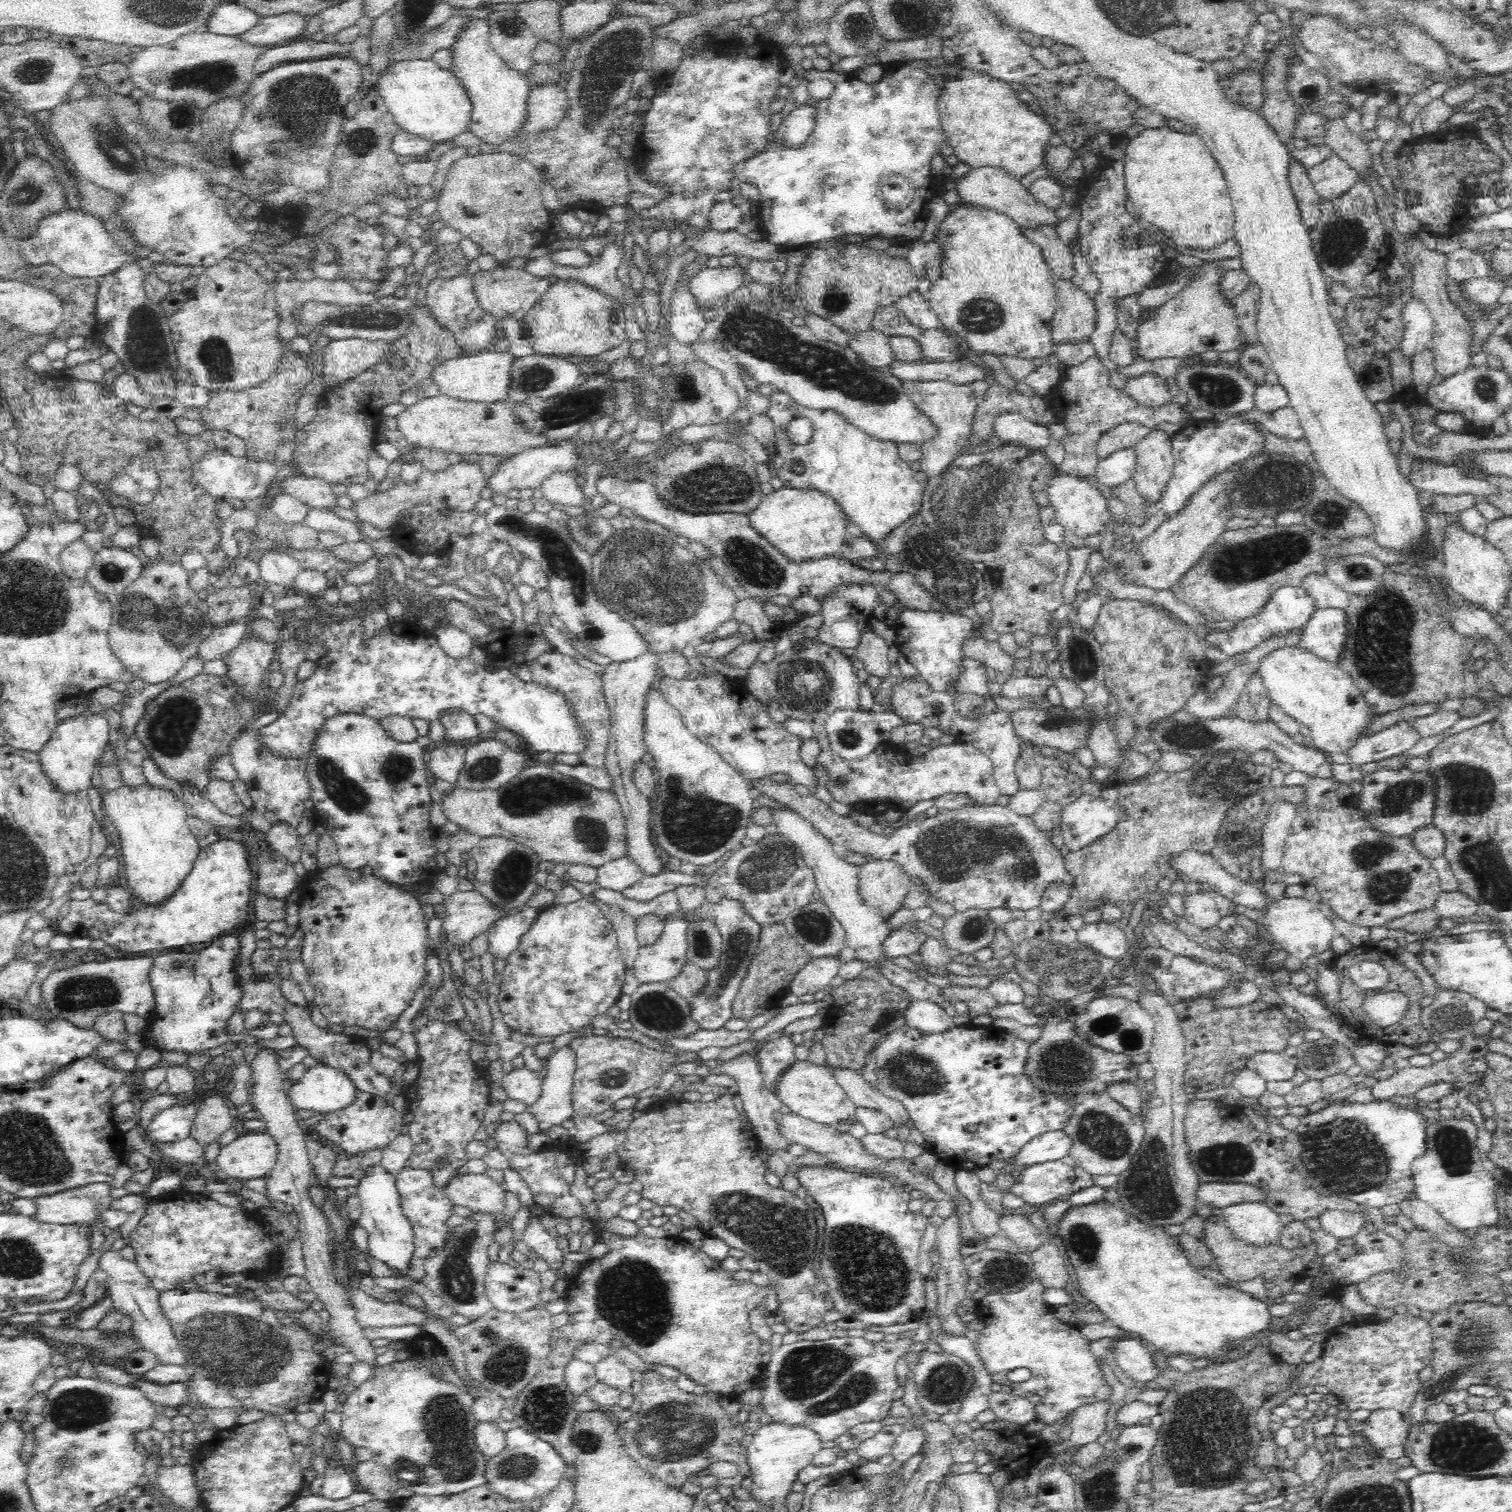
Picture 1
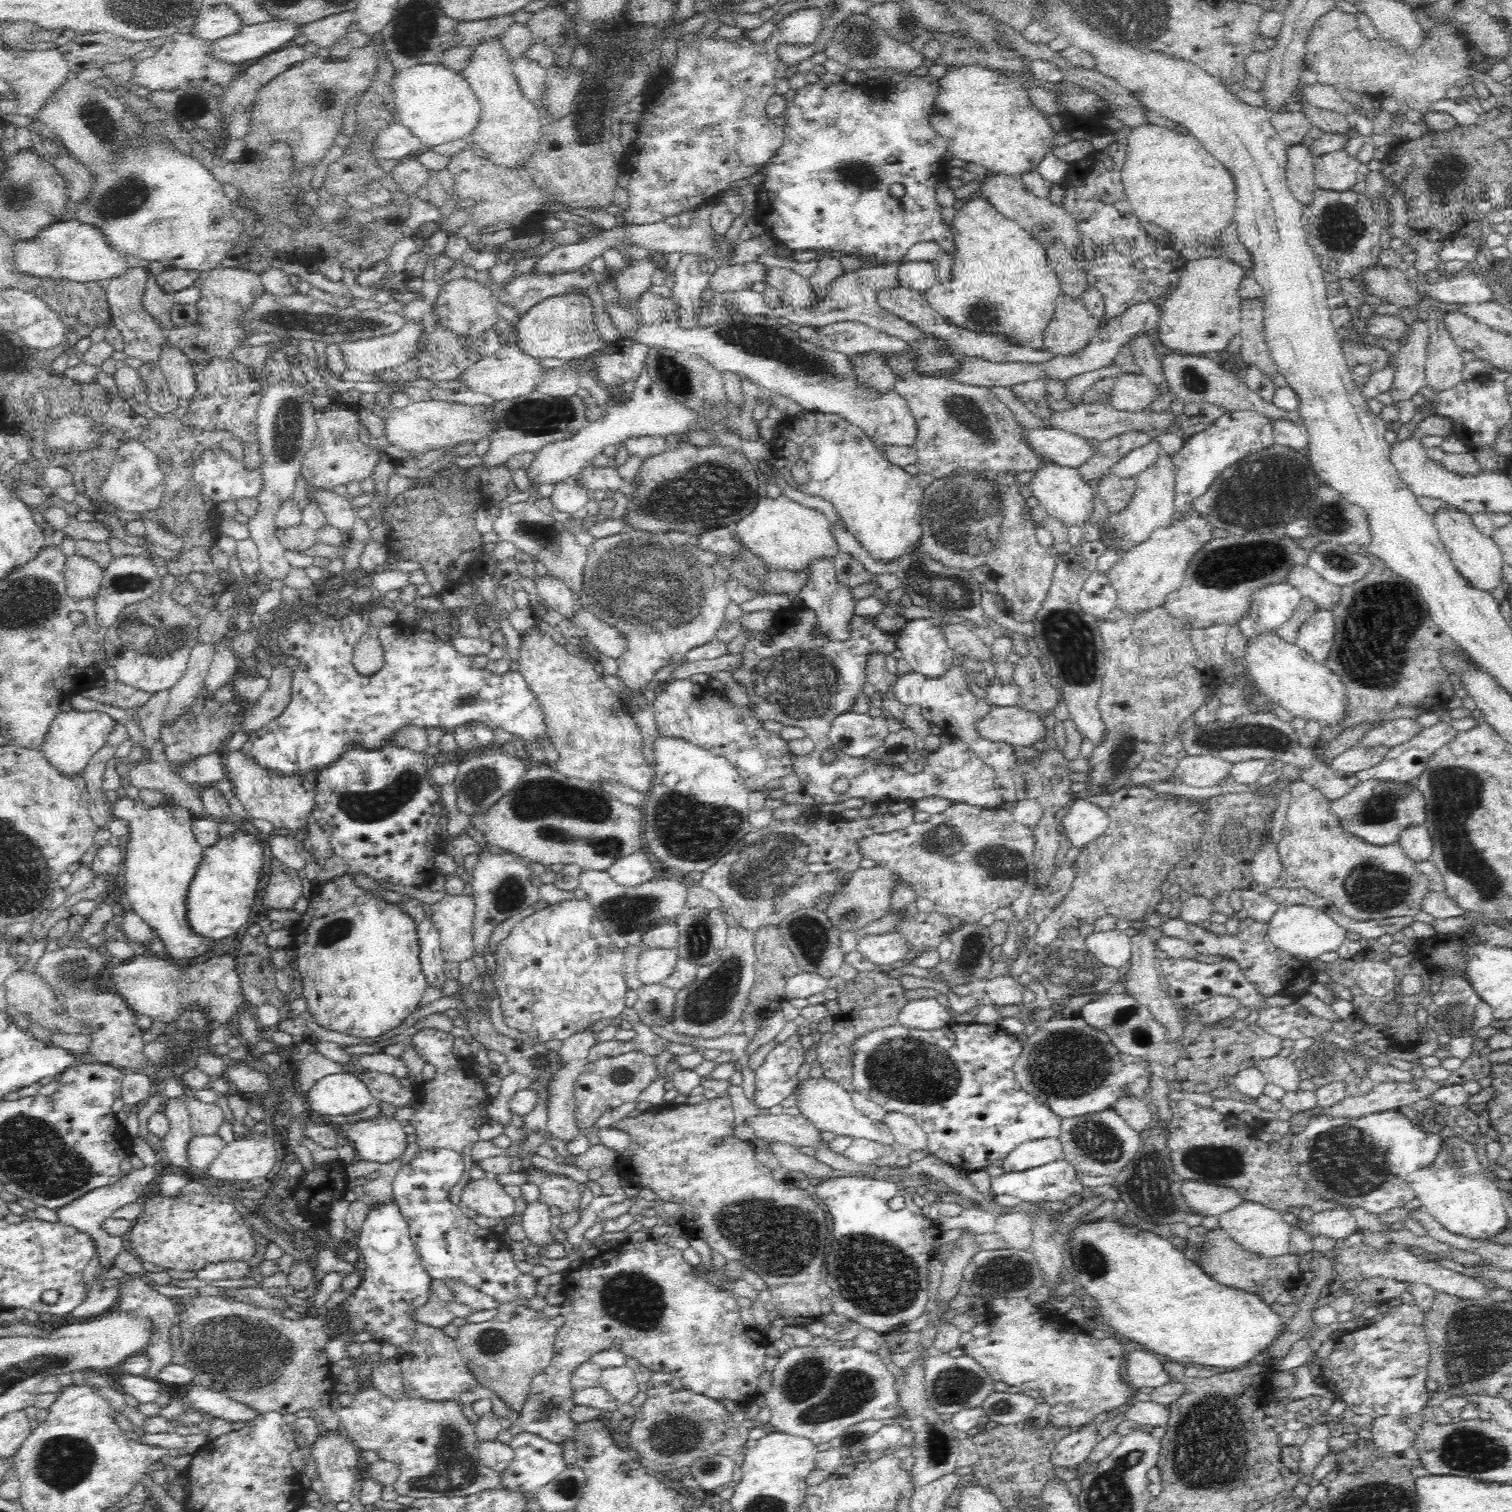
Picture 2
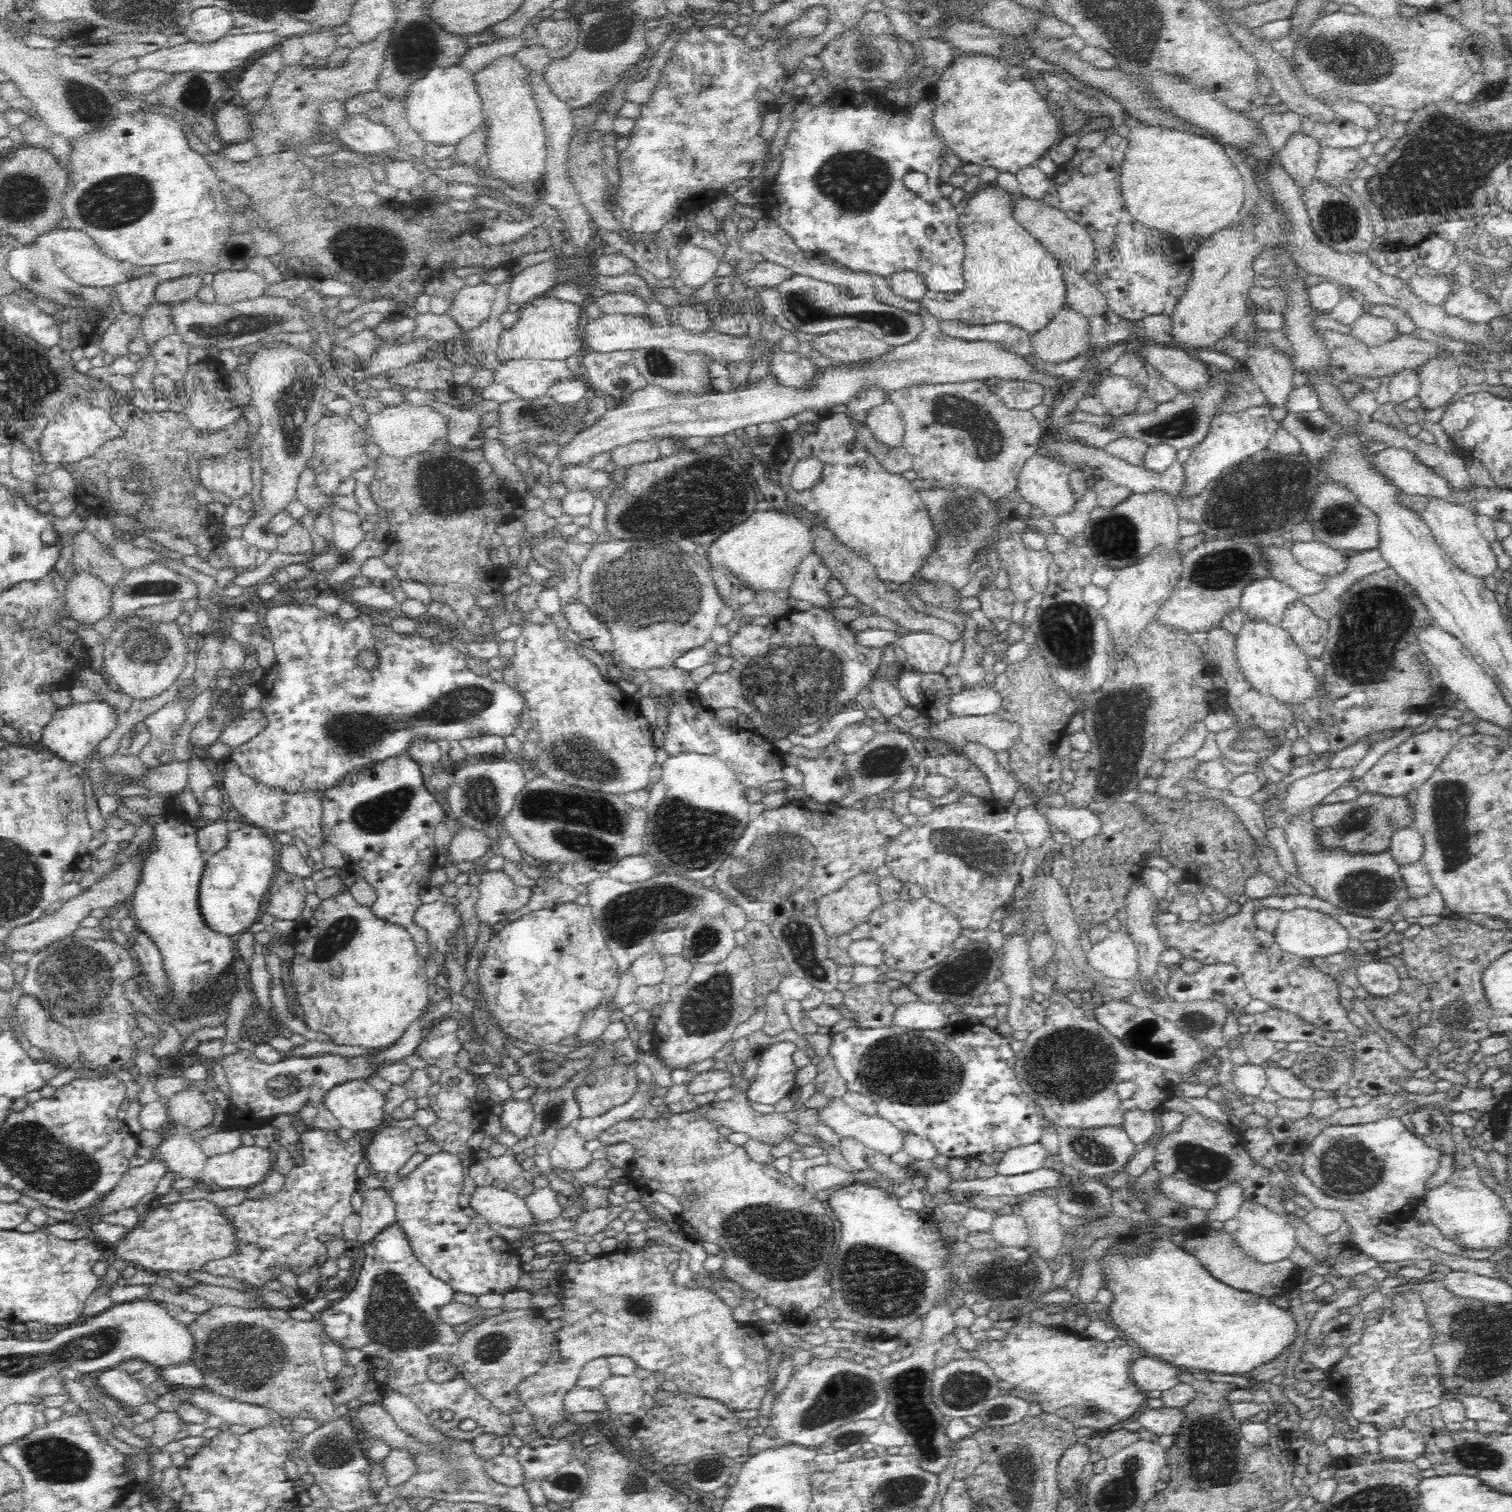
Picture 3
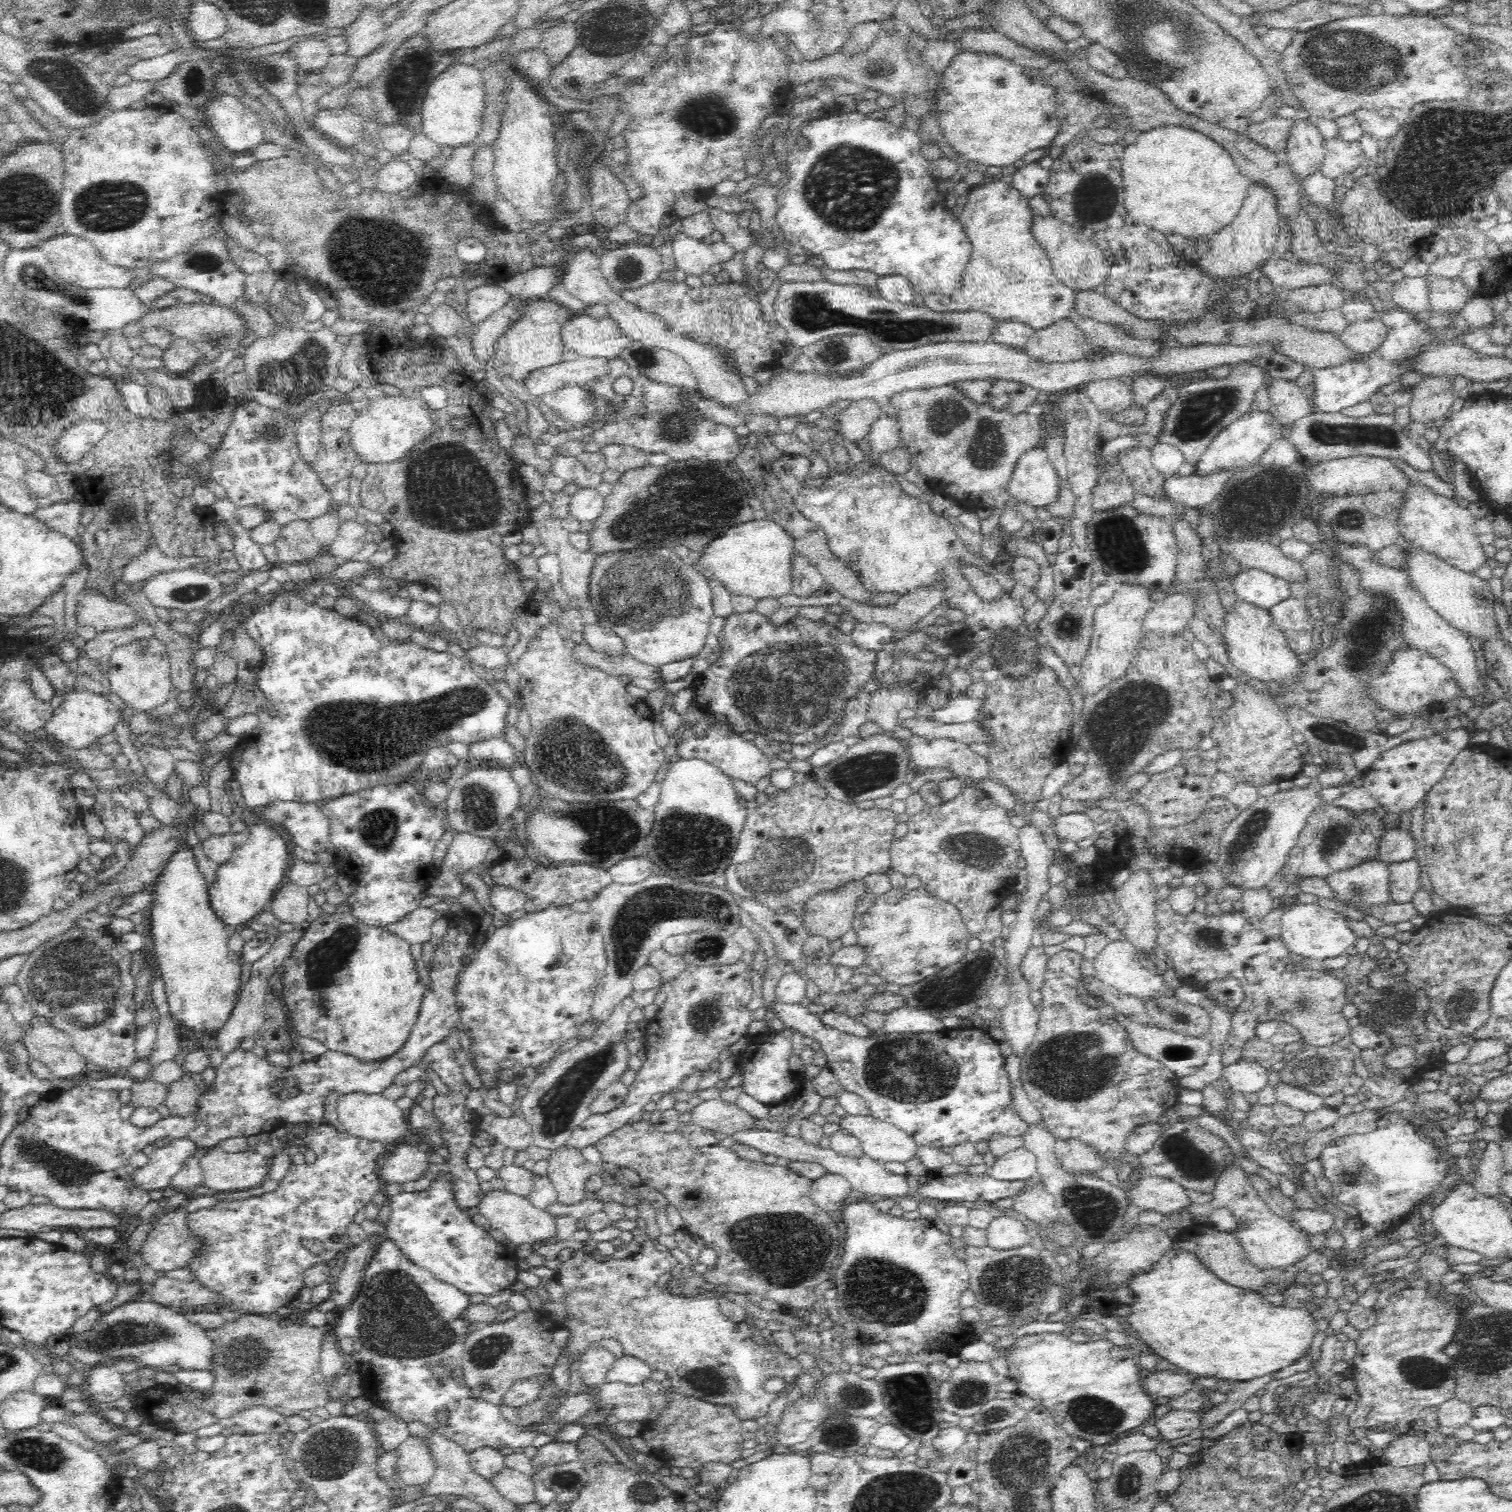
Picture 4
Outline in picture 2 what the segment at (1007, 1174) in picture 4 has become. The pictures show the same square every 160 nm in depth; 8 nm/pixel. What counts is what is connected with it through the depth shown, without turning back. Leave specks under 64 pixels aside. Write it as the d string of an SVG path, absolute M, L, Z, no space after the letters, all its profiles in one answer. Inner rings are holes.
M1058 1138L1026 1141L1003 1158L1002 1166L1008 1174L1024 1172L1063 1158L1062 1152L1063 1146Z

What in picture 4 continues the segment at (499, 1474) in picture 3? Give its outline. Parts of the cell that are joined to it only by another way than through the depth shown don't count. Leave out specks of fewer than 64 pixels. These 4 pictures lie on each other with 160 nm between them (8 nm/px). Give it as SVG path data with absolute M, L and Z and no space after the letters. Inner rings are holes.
M505 1469L494 1481L496 1491L508 1498L513 1504L534 1504L536 1501L536 1488L528 1475L518 1471Z

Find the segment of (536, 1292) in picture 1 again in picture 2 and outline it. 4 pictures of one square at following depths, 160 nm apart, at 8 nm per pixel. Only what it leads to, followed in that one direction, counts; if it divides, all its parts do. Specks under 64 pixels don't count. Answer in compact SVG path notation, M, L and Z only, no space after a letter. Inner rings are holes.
M422 1149L421 1151L415 1154L414 1158L403 1165L397 1170L392 1188L395 1198L395 1203L397 1204L397 1208L400 1211L400 1214L404 1217L404 1220L408 1223L409 1226L409 1235L412 1237L413 1243L416 1247L416 1253L420 1256L422 1267L426 1269L428 1275L430 1275L434 1280L442 1280L442 1282L457 1282L457 1284L463 1284L464 1286L469 1286L469 1288L474 1288L479 1290L482 1294L486 1294L491 1296L496 1302L510 1302L518 1299L530 1300L532 1297L536 1295L536 1278L526 1273L522 1273L516 1267L516 1260L514 1260L514 1256L512 1256L512 1252L510 1252L510 1247L504 1243L502 1240L502 1234L496 1233L493 1228L484 1228L480 1227L476 1223L476 1219L471 1219L466 1216L464 1212L460 1209L460 1206L456 1203L453 1203L448 1196L450 1196L450 1190L460 1182L465 1171L465 1163L463 1162L463 1156L456 1152L455 1150L450 1149Z

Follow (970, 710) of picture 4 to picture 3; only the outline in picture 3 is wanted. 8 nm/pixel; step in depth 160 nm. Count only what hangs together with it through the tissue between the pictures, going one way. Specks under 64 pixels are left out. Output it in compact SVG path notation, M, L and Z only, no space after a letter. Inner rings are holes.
M985 682L976 687L965 687L952 695L947 709L952 717L986 716L995 714L1000 703L1000 695Z

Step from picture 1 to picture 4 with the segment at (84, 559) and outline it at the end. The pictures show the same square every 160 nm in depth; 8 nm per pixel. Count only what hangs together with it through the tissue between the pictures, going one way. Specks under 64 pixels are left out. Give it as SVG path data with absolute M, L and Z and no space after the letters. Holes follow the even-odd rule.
M83 591L79 594L76 610L78 625L94 627L97 633L133 630L144 619L135 607L124 602L113 603L108 595L85 594Z

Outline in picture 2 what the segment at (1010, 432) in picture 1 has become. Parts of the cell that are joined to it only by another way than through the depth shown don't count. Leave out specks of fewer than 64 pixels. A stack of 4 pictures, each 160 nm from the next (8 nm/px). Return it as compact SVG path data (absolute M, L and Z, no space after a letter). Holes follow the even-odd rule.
M1053 426L1025 427L1024 439L1045 461L1068 468L1080 468L1098 452L1086 438Z

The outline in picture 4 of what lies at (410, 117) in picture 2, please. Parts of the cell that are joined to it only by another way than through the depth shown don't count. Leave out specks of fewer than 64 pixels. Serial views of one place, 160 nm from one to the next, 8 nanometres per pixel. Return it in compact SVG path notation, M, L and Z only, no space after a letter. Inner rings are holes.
M452 64L448 69L436 76L434 84L428 88L428 92L422 102L422 118L424 118L424 134L438 142L439 145L455 150L458 146L466 147L474 144L476 136L480 134L483 126L483 116L485 112L485 79L484 72L475 66L464 64Z

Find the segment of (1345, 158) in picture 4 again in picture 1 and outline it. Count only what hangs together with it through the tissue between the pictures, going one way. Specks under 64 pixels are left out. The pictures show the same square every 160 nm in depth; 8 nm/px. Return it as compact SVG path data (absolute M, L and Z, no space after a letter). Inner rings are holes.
M1334 153L1310 168L1308 175L1321 199L1336 198L1362 180L1351 164Z

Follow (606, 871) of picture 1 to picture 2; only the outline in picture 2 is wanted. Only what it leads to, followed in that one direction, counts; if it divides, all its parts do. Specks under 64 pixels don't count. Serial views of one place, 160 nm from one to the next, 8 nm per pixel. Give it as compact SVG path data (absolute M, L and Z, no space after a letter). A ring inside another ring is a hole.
M645 849L622 858L618 858L607 873L622 886L636 886L654 878L654 867L650 853ZM646 852L646 854L644 854Z

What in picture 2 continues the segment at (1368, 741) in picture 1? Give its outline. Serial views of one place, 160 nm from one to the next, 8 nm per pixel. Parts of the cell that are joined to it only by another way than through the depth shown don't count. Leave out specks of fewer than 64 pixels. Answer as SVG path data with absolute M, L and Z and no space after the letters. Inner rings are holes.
M1355 745L1339 754L1328 765L1334 777L1346 778L1356 775L1358 772L1373 768L1383 759L1388 748L1376 746L1376 748L1355 748Z

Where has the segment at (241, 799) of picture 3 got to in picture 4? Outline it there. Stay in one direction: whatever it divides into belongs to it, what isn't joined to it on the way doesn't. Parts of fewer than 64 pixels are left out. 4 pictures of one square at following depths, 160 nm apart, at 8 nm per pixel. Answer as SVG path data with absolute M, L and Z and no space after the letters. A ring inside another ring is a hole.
M276 800L276 802L264 807L262 812L258 810L256 812L269 822L279 822L290 834L294 844L298 844L300 848L304 848L306 851L324 852L331 845L330 819L322 812L321 804L300 804L296 801L282 802Z

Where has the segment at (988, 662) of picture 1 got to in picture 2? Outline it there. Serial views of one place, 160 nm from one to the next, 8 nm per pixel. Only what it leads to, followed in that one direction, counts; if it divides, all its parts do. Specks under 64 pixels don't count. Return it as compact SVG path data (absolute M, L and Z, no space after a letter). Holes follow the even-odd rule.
M946 623L938 626L938 631L944 635L948 647L954 653L957 652L972 660L991 662L990 646L986 646L968 626Z

